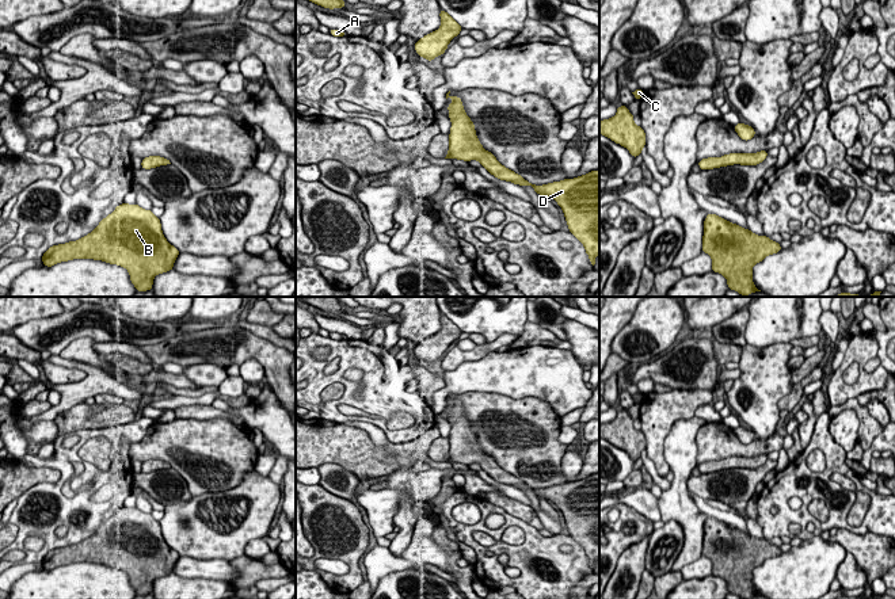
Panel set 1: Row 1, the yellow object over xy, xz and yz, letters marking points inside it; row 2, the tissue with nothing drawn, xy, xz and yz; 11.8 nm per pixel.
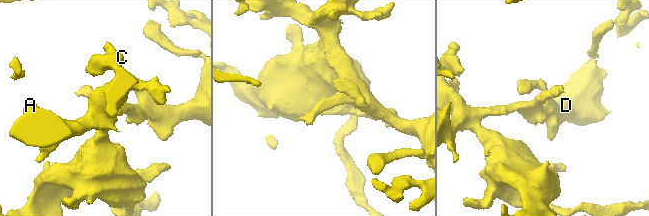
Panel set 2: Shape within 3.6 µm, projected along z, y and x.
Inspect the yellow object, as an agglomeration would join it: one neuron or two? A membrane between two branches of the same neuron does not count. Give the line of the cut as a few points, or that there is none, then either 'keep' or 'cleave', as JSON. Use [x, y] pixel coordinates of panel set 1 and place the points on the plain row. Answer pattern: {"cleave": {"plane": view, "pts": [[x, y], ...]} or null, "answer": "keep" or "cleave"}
{"cleave": null, "answer": "keep"}

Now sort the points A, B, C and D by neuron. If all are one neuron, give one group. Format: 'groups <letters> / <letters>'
groups A B C D

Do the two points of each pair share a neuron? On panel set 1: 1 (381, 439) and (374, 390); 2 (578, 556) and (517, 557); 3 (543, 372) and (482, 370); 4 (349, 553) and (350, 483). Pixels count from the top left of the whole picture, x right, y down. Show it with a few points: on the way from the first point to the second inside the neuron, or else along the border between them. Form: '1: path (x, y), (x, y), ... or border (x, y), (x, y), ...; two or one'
1: border (349, 422), (369, 422), (389, 441); two
2: path (563, 559), (532, 556); one
3: path (528, 372), (496, 372); one
4: border (322, 485), (353, 502); two

